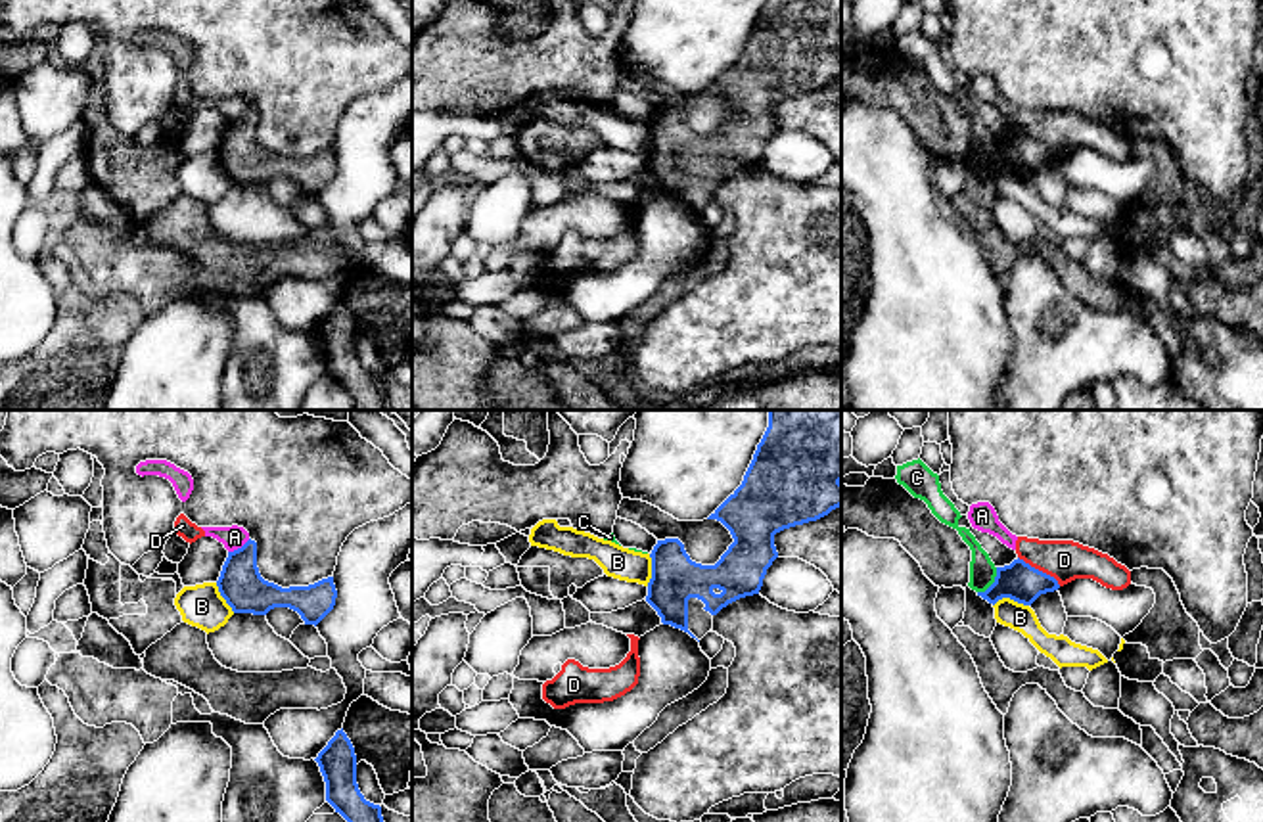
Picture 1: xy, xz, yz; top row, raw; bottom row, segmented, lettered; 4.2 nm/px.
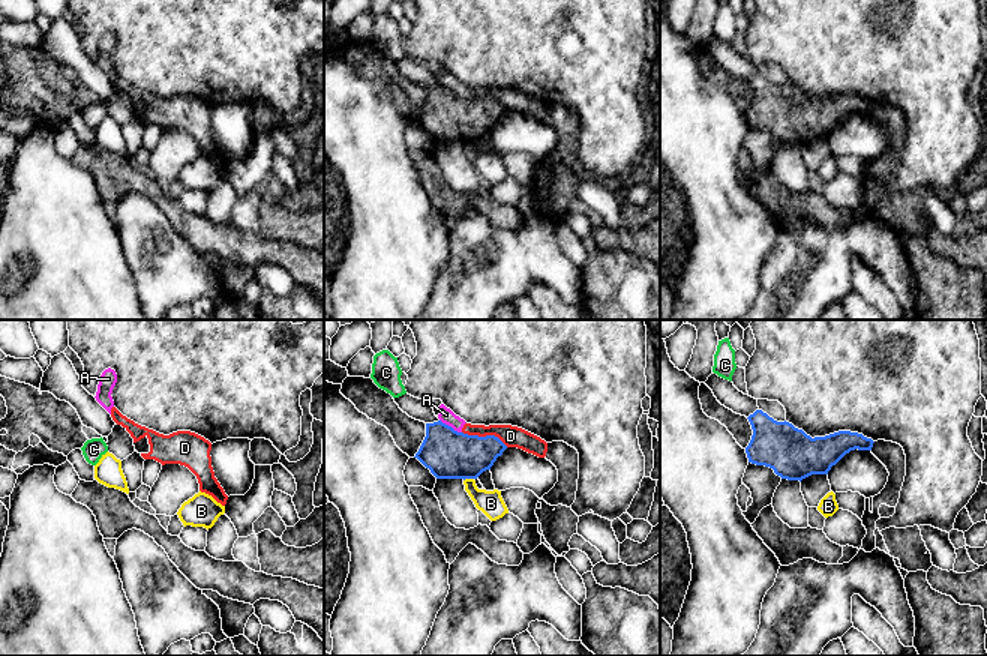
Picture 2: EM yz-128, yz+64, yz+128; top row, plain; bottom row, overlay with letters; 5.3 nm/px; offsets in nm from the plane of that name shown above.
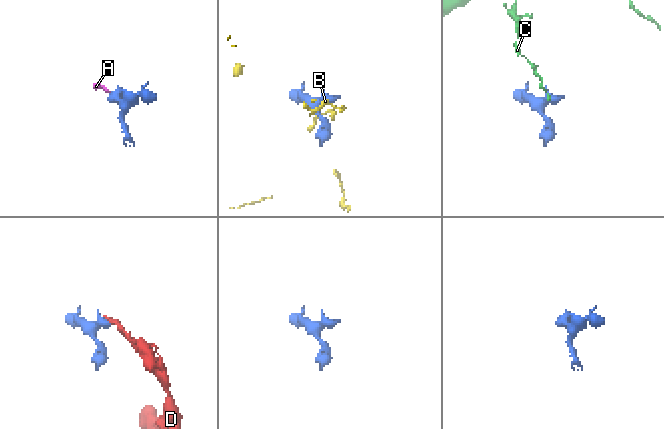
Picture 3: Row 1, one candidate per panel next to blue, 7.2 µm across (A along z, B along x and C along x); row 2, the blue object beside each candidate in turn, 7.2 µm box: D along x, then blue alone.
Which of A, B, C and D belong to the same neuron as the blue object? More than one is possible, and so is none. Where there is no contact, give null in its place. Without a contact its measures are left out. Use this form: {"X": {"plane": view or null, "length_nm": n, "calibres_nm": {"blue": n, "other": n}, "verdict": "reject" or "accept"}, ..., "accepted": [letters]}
{"A": {"plane": "xy", "length_nm": 110, "calibres_nm": {"blue": 190, "other": 100}, "verdict": "reject"}, "B": {"plane": "yz", "length_nm": 150, "calibres_nm": {"blue": 160, "other": 120}, "verdict": "reject"}, "C": {"plane": "yz", "length_nm": 140, "calibres_nm": {"blue": 160, "other": 110}, "verdict": "reject"}, "D": {"plane": "yz", "length_nm": 220, "calibres_nm": {"blue": 160, "other": 170}, "verdict": "reject"}, "accepted": []}

